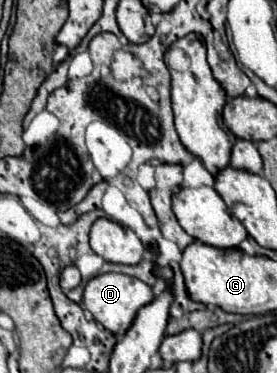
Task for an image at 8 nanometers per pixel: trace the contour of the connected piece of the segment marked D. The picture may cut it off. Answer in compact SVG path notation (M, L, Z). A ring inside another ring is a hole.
M107 272L107 274L99 274L87 282L85 294L83 294L83 306L93 314L95 322L99 322L105 330L123 336L129 330L129 326L133 324L139 308L153 302L153 298L155 296L145 282L131 278L131 276L125 276L125 274Z

